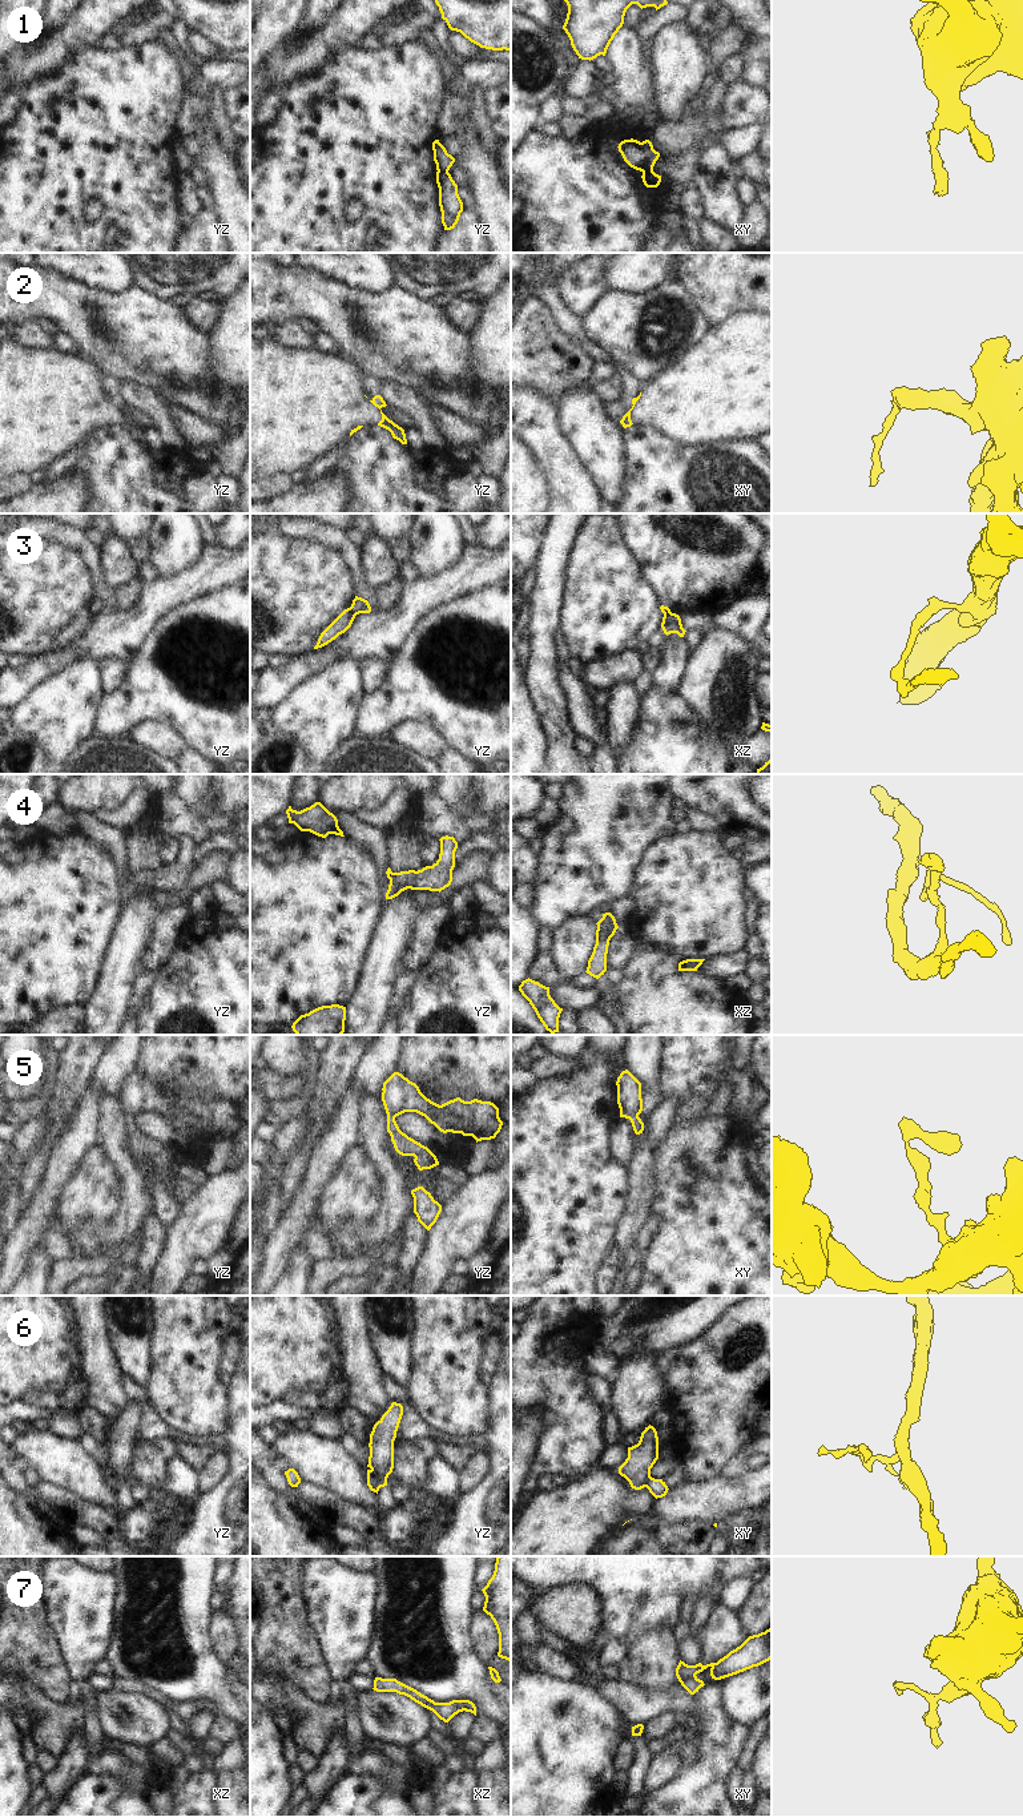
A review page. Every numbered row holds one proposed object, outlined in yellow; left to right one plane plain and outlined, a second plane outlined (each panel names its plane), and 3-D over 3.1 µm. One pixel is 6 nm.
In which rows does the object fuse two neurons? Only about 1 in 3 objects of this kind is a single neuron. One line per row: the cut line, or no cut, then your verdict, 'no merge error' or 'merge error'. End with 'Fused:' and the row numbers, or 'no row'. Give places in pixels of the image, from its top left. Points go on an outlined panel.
1: cut yz (438, 169), (447, 173); merge error
2: cut xy (636, 398), (633, 405); merge error
3: cut yz (349, 608), (354, 616); merge error
4: cut yz (390, 881), (407, 887); merge error
5: cut none; no merge error
6: cut yz (367, 1475), (371, 1475), (381, 1486); merge error
7: cut xy (695, 1675), (689, 1675), (681, 1683); merge error
Fused: 1, 2, 3, 4, 6, 7

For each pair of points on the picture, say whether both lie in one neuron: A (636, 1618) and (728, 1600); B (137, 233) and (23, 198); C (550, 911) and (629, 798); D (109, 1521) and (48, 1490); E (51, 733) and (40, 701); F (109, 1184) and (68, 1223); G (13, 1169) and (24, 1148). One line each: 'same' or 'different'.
A: different
B: same
C: same
D: same
E: same
F: same
G: different

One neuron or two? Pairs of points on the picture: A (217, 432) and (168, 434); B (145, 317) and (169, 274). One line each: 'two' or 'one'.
A: two
B: two

